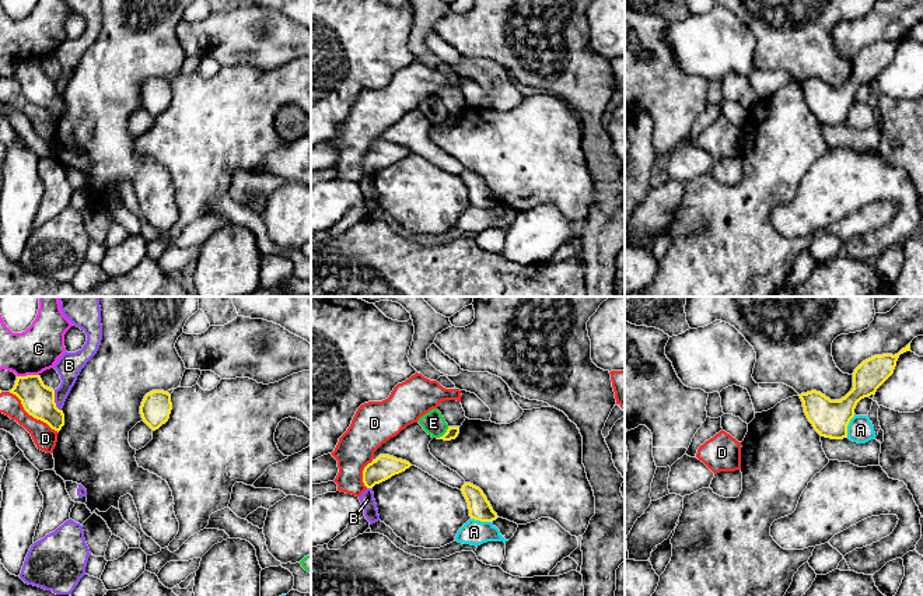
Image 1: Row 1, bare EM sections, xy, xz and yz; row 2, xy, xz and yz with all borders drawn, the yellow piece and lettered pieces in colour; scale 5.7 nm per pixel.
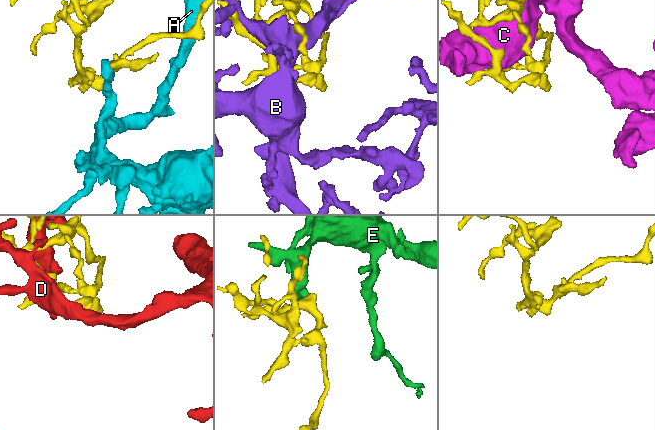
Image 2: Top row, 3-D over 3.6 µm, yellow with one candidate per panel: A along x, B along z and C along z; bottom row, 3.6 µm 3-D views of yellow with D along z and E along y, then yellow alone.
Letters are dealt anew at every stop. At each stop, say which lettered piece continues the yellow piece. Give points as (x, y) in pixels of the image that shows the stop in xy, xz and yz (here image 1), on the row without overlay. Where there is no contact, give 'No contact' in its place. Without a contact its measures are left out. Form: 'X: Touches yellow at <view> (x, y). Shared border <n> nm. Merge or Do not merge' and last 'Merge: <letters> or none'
A: Touches yellow at yz (848, 111). Shared border 140 nm. Do not merge
B: Touches yellow at xy (53, 87). Shared border 130 nm. Do not merge
C: Touches yellow at xy (27, 62). Shared border 130 nm. Do not merge
D: Touches yellow at xy (31, 101). Shared border 380 nm. Do not merge
E: Touches yellow at xz (444, 121). Shared border 100 nm. Do not merge
Merge: none

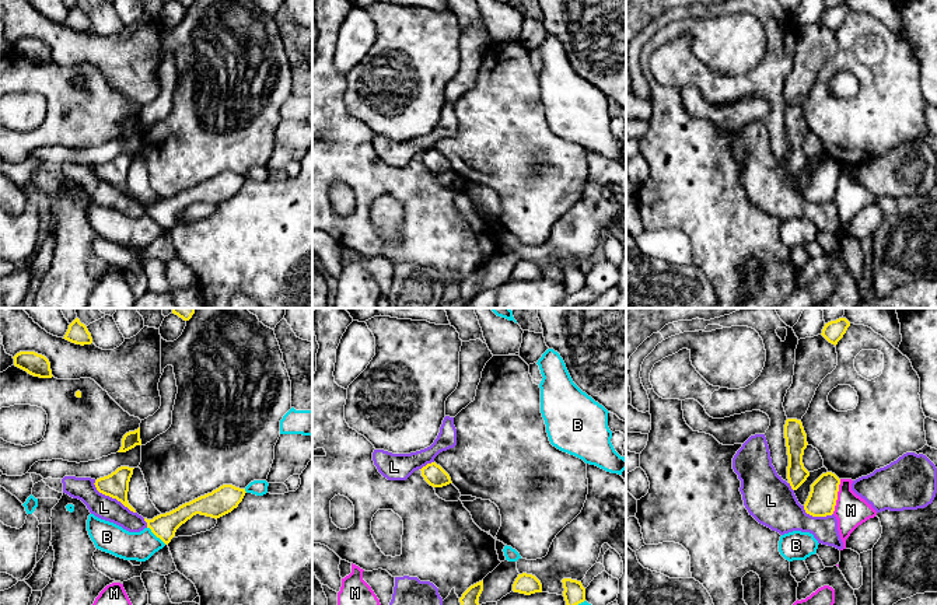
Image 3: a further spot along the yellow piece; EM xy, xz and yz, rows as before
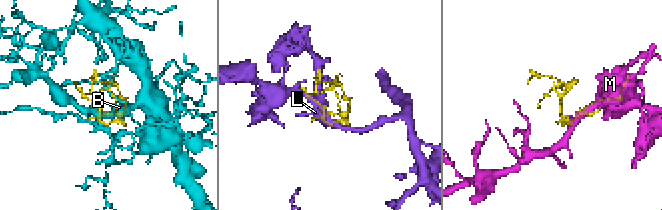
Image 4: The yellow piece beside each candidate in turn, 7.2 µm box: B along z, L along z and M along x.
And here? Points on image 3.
B: Touches yellow at xy (157, 223). Shared border 150 nm. Do not merge
L: Touches yellow at xy (112, 184). Shared border 300 nm. Do not merge
M: Touches yellow at yz (836, 182). Shared border 200 nm. Do not merge
Merge: none

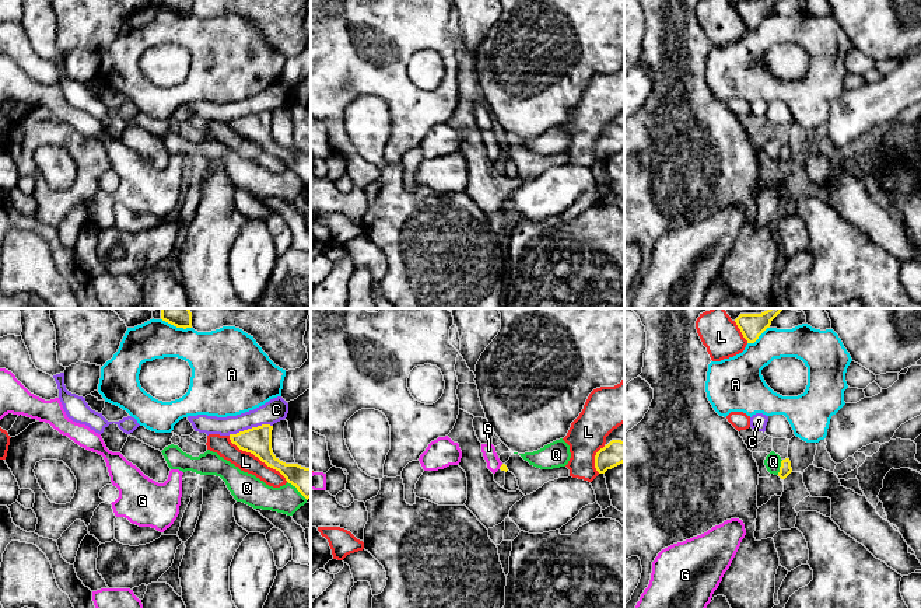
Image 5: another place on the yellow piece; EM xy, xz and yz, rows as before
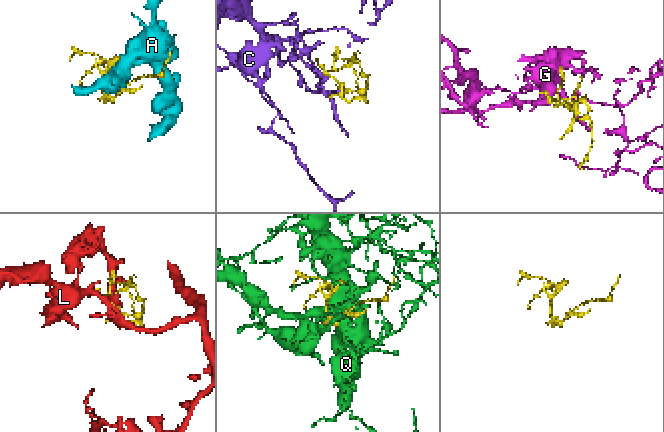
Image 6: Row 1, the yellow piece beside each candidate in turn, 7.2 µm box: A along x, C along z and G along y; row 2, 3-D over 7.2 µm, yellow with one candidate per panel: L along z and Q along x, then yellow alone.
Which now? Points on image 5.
A: Touches yellow at yz (757, 24). Shared border 160 nm. Do not merge
C: Touches yellow at xy (249, 115). Shared border 260 nm. Do not merge
G: Touches yellow at xz (500, 153). Shared border 40 nm. Merge
L: Touches yellow at xy (256, 142). Shared border 440 nm. Do not merge
Q: Touches yellow at yz (780, 153). Shared border 90 nm. Do not merge
Merge: G

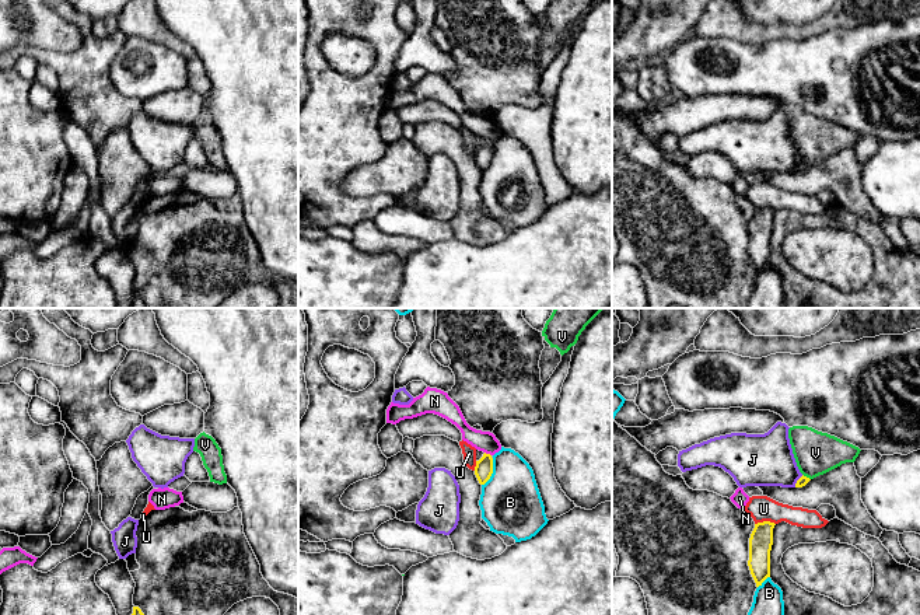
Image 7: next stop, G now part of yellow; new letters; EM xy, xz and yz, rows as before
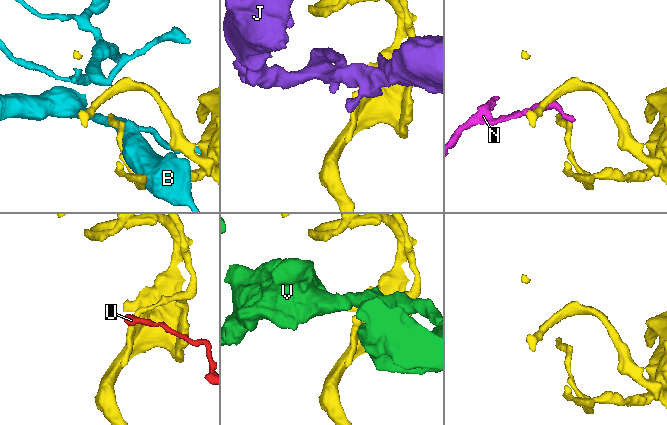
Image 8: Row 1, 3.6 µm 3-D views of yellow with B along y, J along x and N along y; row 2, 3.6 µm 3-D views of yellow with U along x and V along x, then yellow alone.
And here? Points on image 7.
B: Touches yellow at xz (492, 159). Shared border 170 nm. Do not merge
J: Touches yellow at yz (797, 167). Shared border 90 nm. Do not merge
N: Touches yellow at xz (488, 140). Shared border 50 nm. Do not merge
U: Touches yellow at yz (765, 208). Shared border 120 nm. Do not merge
V: Touches yellow at yz (805, 163). Shared border 60 nm. Do not merge
Merge: none

